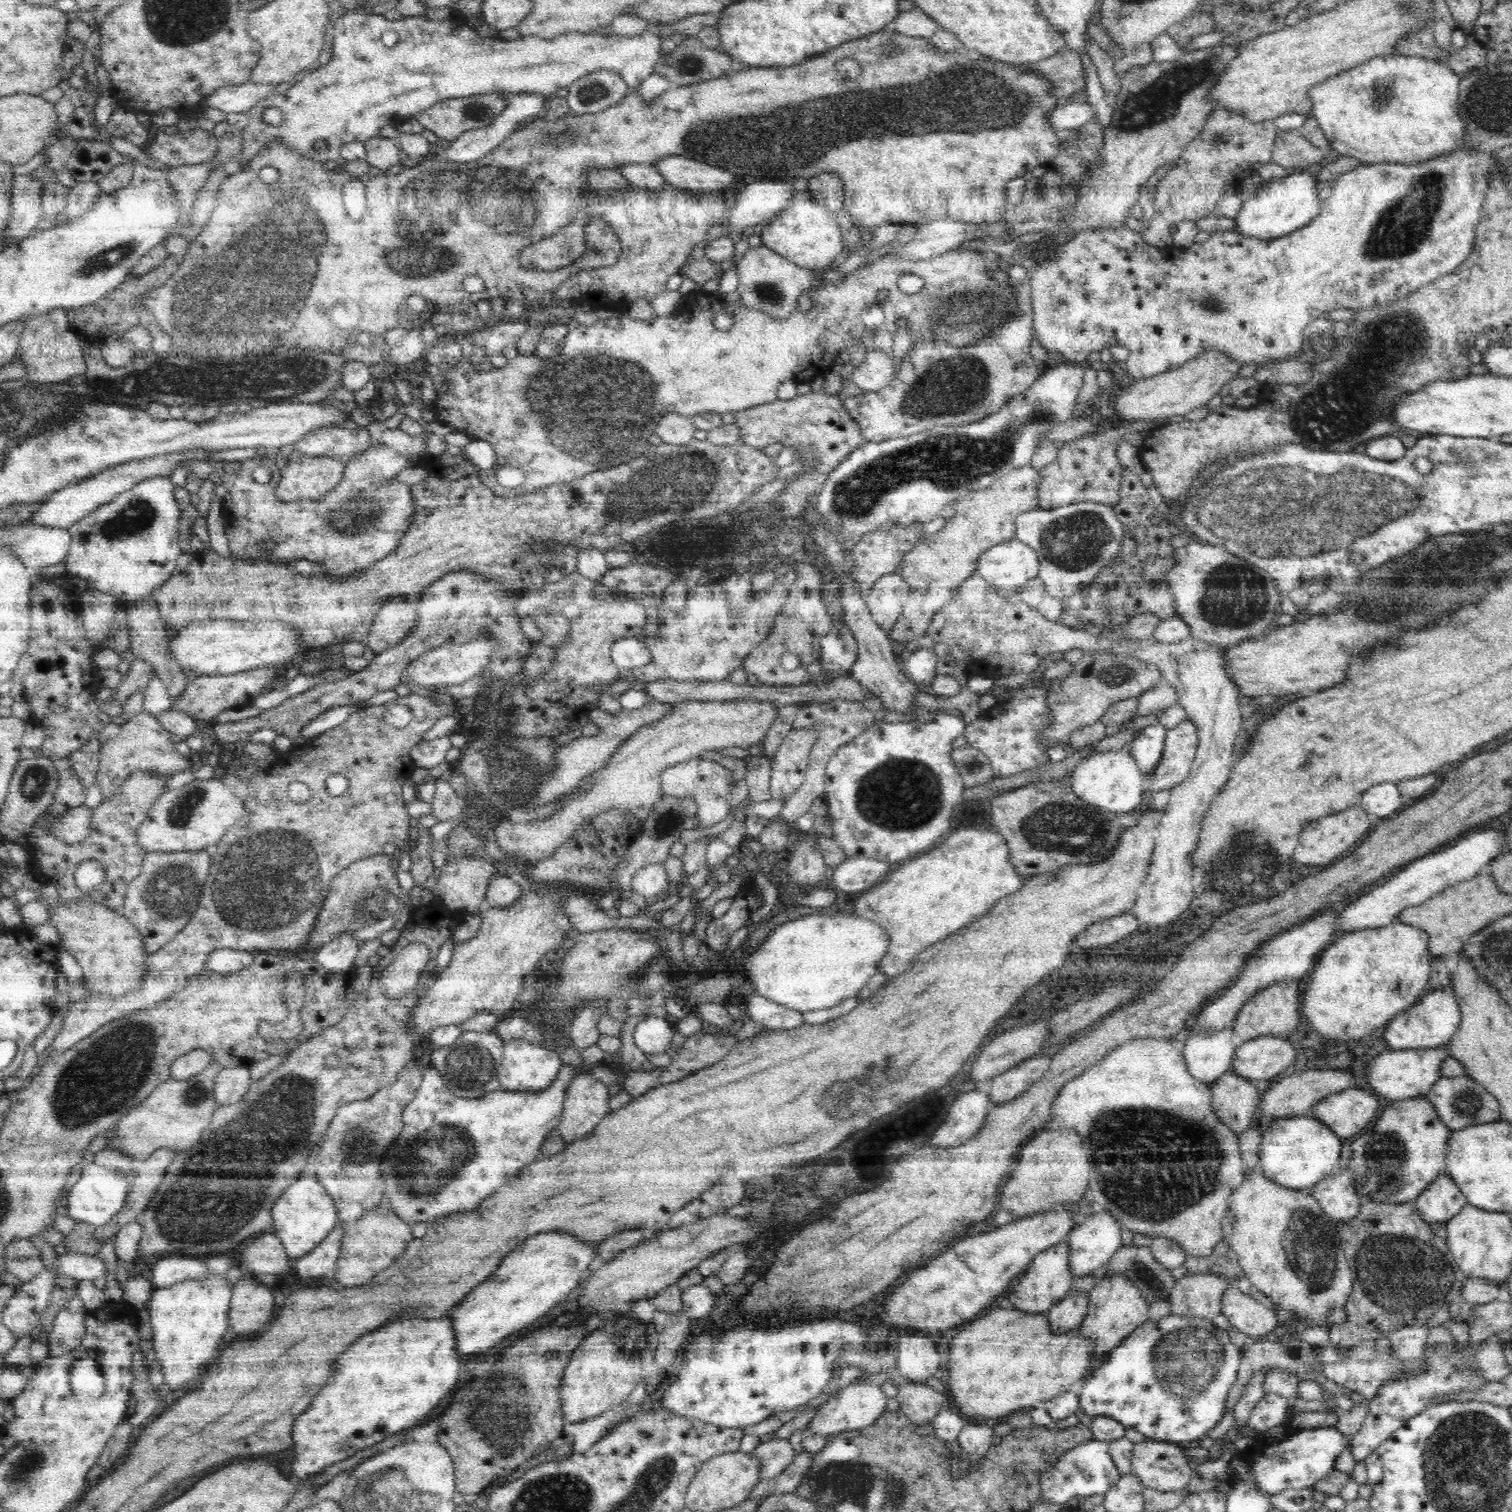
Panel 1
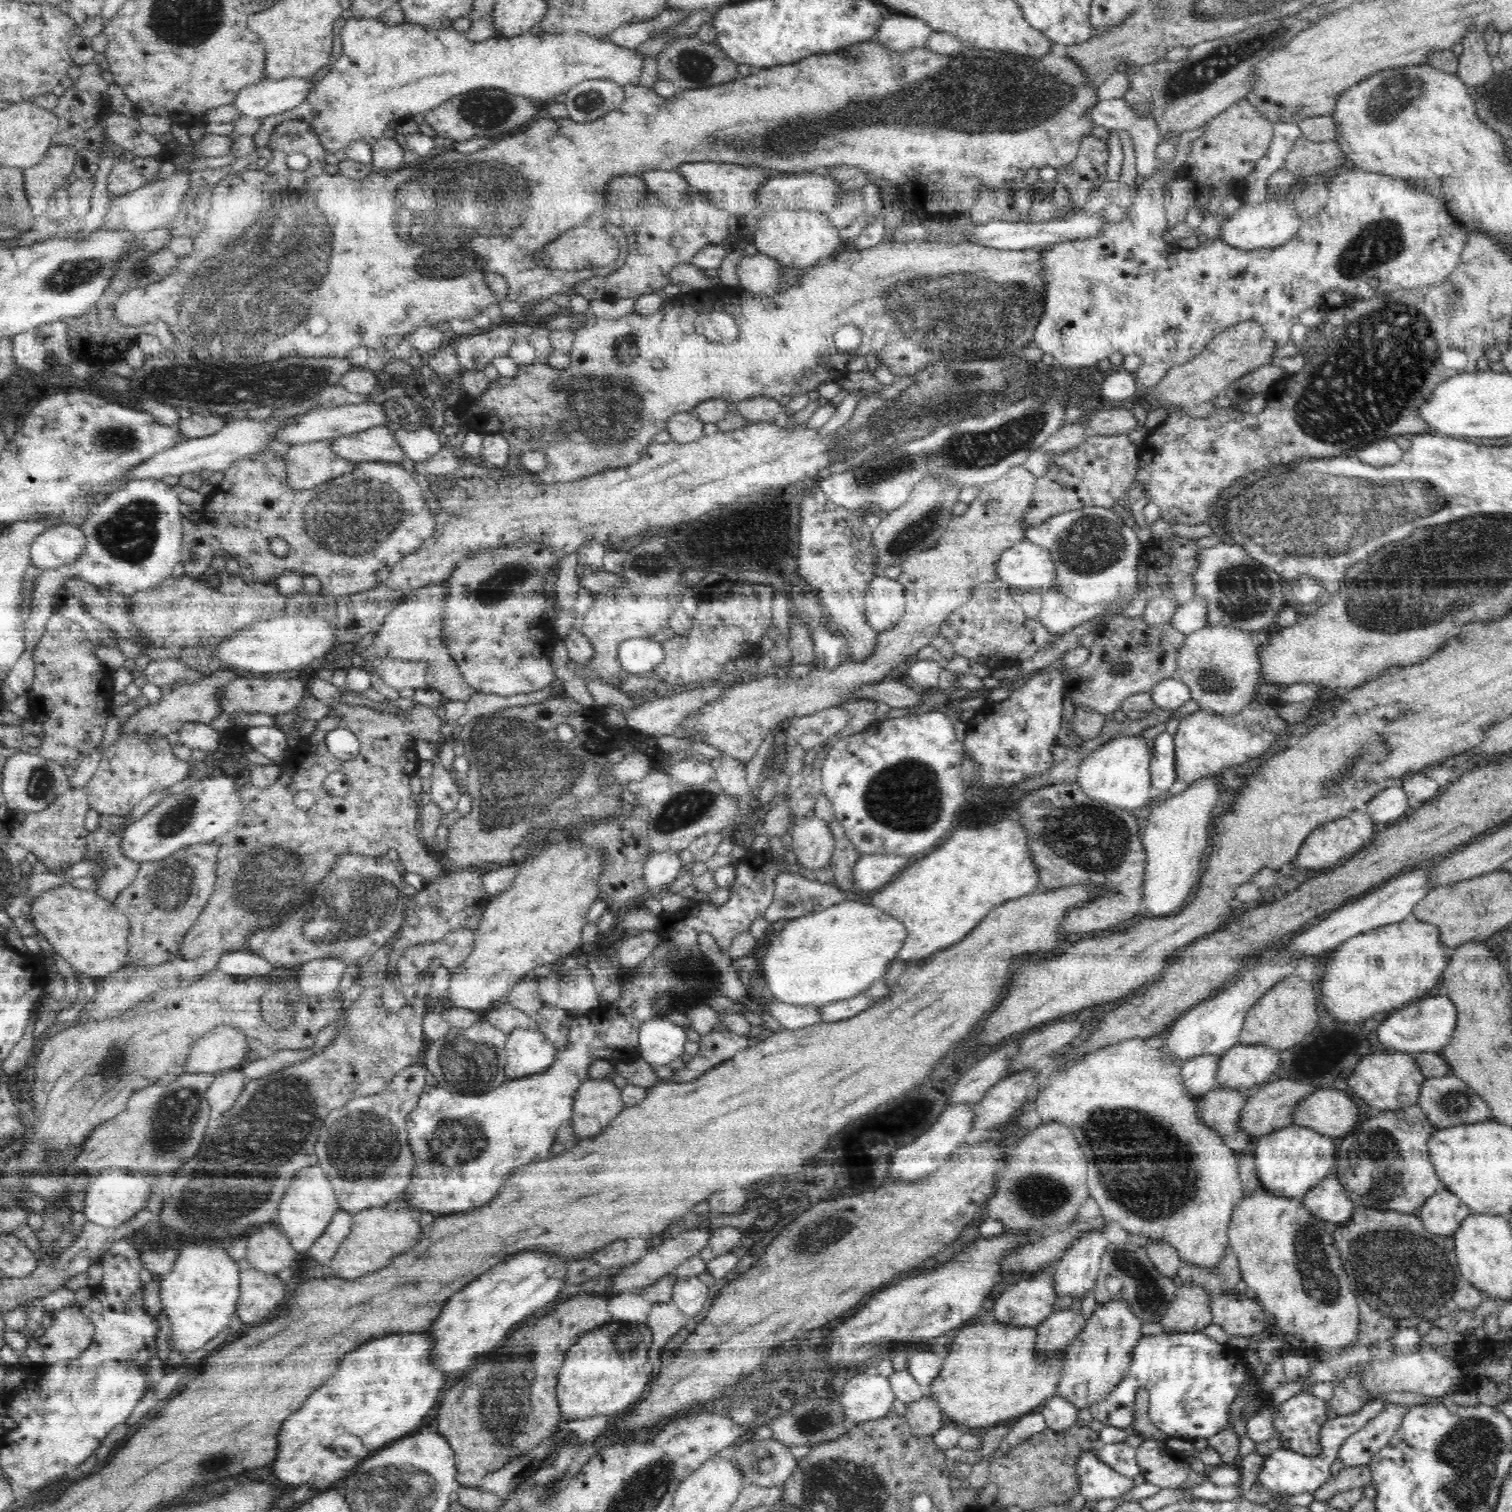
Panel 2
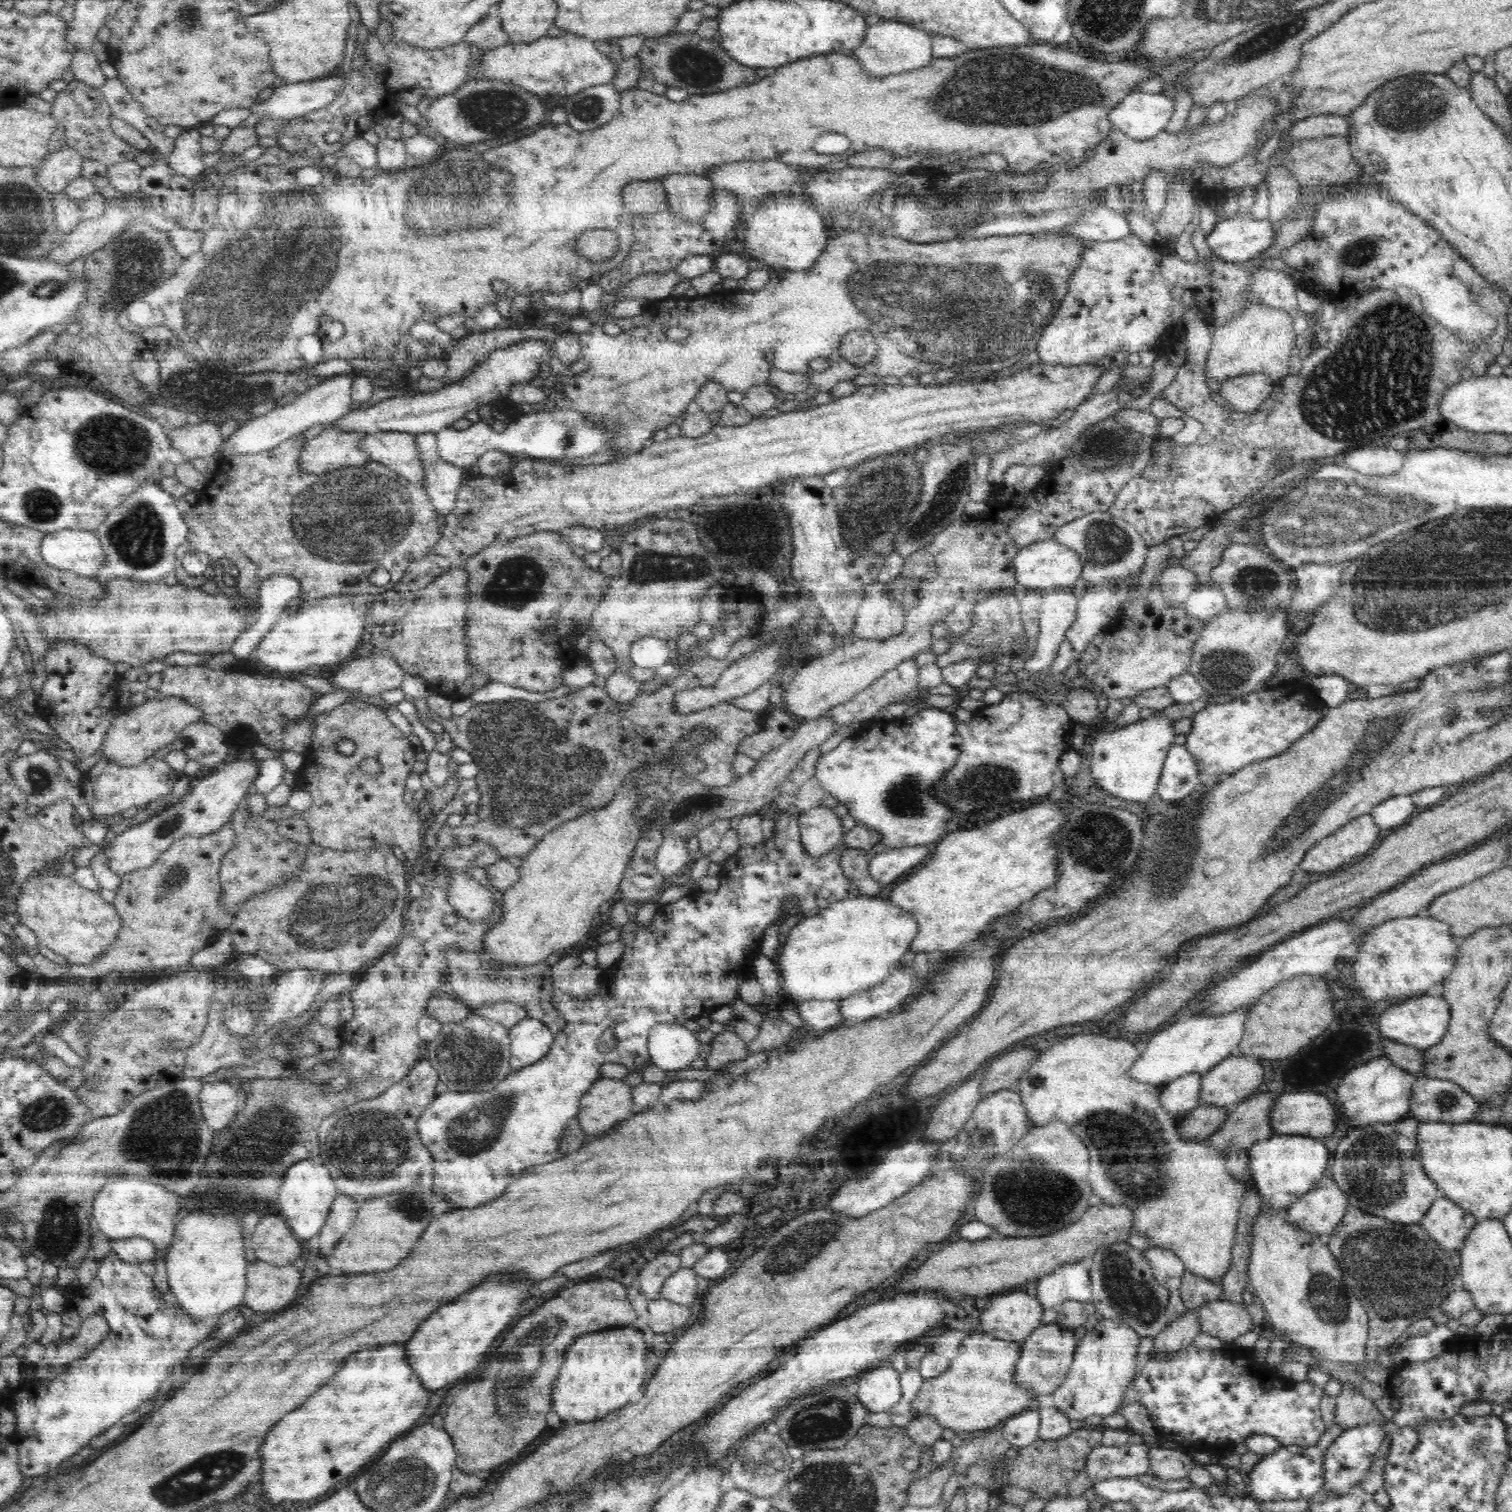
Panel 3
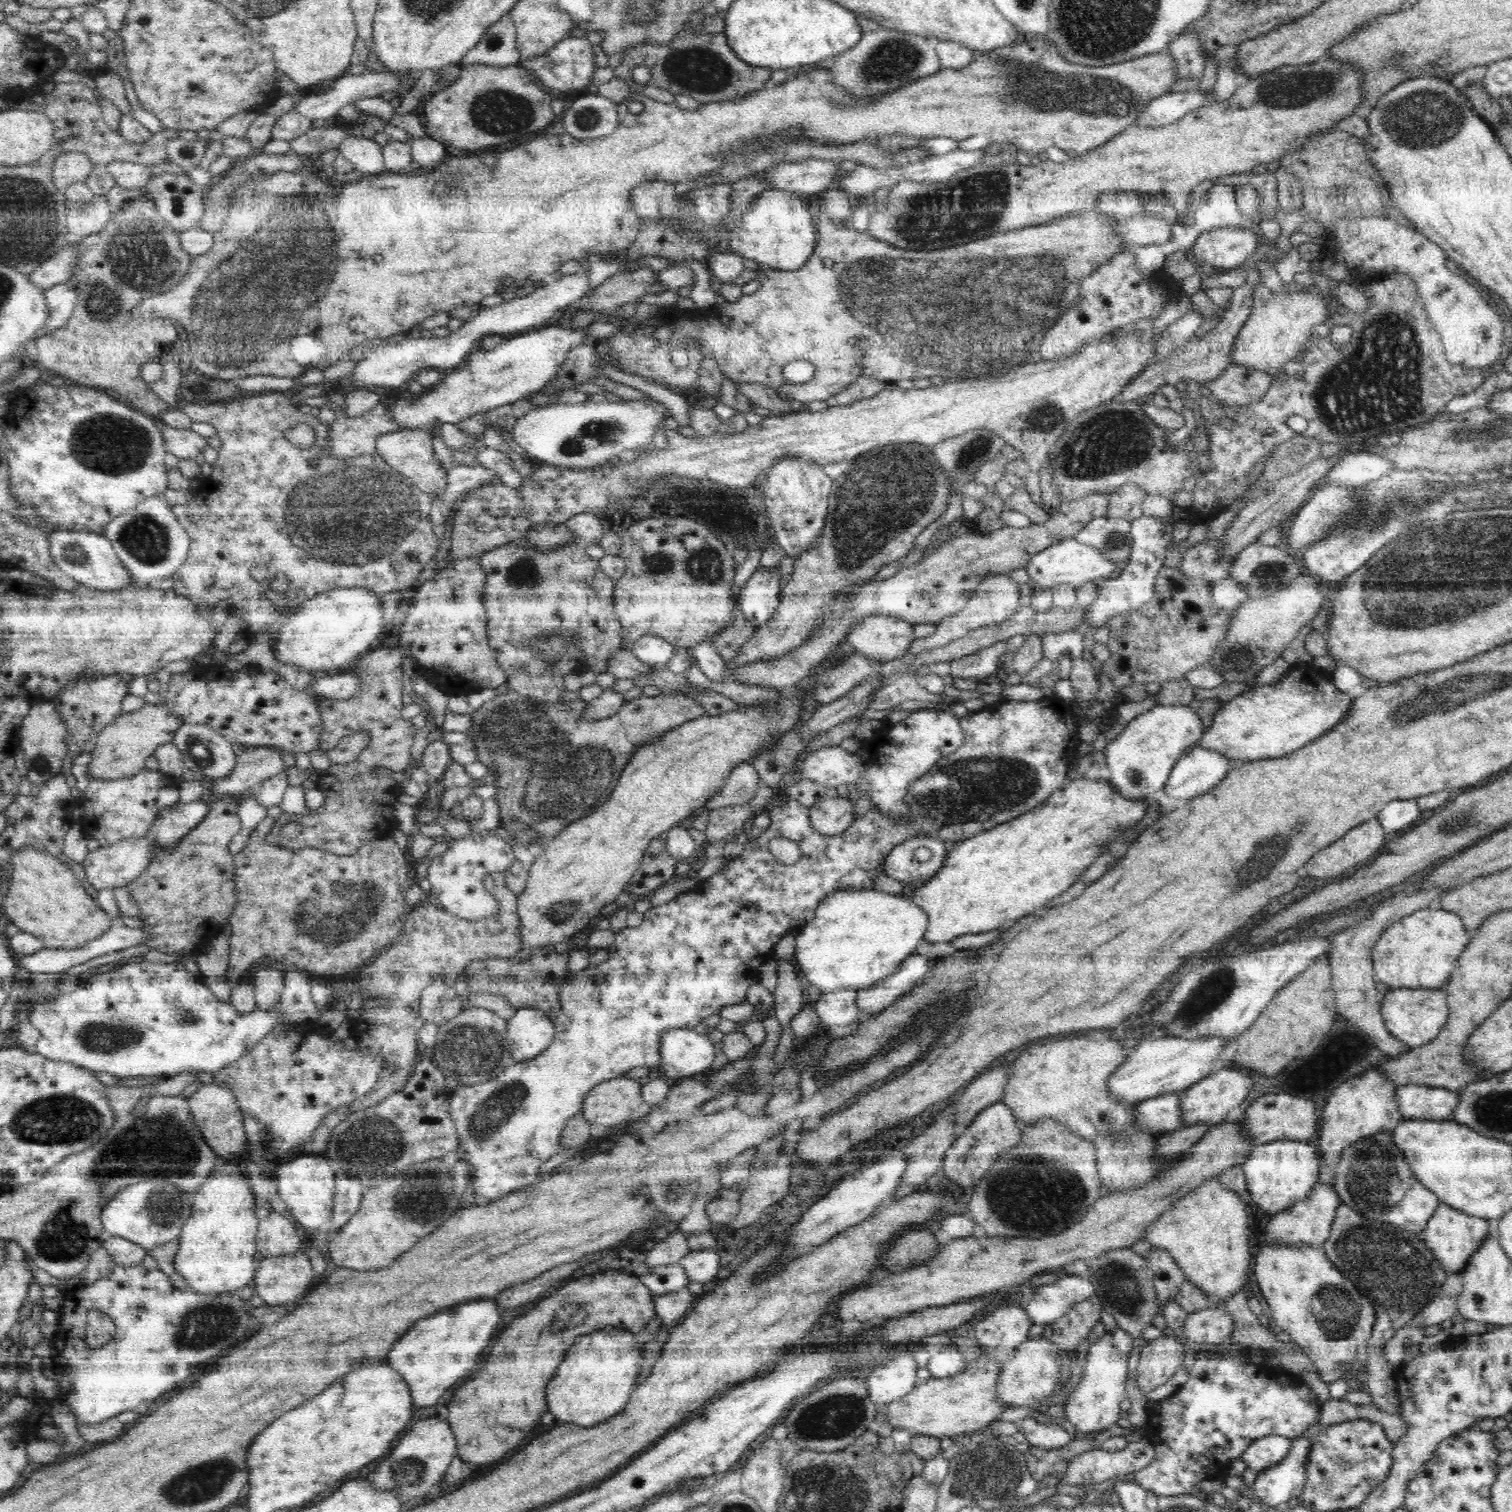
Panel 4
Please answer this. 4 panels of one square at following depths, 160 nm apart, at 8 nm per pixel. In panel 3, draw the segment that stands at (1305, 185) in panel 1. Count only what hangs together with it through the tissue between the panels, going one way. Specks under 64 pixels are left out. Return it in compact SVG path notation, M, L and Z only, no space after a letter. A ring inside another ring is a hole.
M1246 211L1236 217L1217 220L1206 242L1220 259L1243 263L1274 244L1278 227L1269 218L1254 219Z

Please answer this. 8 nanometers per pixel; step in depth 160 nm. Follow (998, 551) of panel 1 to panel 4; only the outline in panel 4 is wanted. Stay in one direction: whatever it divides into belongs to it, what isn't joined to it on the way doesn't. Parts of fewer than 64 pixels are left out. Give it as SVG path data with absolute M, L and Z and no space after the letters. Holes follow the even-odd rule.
M1065 539L1032 557L1025 564L1029 578L1040 588L1054 588L1056 584L1082 584L1096 578L1107 577L1116 570L1116 565L1096 549L1088 547L1073 539Z

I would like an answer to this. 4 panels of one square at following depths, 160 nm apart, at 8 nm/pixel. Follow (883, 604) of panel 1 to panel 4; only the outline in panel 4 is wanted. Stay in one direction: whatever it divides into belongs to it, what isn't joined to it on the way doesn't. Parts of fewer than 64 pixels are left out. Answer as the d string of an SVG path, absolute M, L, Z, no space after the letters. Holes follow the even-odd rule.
M868 616L864 618L864 622L852 626L852 631L846 640L858 653L864 657L876 659L876 662L882 664L903 657L915 639L913 625L904 620L898 620L892 616Z

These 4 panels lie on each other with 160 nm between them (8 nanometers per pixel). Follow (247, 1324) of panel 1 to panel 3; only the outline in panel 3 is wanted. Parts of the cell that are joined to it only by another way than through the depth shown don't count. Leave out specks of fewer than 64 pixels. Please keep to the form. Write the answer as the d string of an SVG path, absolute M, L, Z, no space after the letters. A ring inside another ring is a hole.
M256 1260L247 1266L244 1305L254 1312L278 1310L296 1298L301 1271L293 1264L278 1266Z

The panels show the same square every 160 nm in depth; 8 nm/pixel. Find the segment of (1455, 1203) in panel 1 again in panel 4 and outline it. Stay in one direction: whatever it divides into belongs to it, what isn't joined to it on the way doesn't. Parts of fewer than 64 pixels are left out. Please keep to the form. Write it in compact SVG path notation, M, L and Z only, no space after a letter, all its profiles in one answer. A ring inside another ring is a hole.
M1440 1202L1434 1214L1428 1219L1421 1236L1424 1238L1426 1246L1434 1252L1434 1256L1442 1264L1442 1268L1448 1272L1448 1275L1452 1275L1462 1273L1468 1259L1471 1258L1471 1254L1482 1247L1484 1240L1489 1235L1488 1226L1488 1219L1470 1216L1461 1210Z

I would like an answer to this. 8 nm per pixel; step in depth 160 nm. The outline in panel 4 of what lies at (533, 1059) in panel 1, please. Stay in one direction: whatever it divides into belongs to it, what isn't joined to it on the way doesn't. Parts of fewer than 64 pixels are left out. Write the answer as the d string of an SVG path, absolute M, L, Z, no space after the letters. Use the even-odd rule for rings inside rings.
M532 1006L517 1008L507 1021L507 1039L512 1058L517 1062L530 1060L550 1046L555 1037L555 1024L543 1010Z

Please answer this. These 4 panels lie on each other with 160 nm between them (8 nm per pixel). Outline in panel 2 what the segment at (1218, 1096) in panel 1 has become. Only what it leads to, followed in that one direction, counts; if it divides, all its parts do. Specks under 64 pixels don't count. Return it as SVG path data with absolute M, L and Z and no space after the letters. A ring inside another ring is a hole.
M1214 1087L1198 1098L1199 1116L1206 1127L1220 1134L1224 1144L1238 1153L1251 1147L1253 1139L1244 1133L1239 1122L1247 1102L1244 1090Z

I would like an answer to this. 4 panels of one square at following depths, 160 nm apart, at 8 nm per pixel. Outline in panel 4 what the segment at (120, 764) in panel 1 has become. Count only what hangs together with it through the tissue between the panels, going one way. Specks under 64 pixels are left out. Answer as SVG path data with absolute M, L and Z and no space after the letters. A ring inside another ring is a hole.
M144 769L131 777L118 780L90 778L90 782L82 793L82 806L85 811L80 822L86 828L87 836L94 837L102 847L118 843L124 839L141 839L157 822L157 812L160 809L164 810L171 807L178 799L179 790L171 777L165 776L160 771Z

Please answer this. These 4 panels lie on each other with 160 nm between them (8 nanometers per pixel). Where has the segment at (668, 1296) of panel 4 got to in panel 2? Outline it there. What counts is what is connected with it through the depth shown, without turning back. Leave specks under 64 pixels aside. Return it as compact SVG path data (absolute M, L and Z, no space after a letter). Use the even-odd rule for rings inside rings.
M670 1301L654 1304L646 1324L652 1328L654 1344L664 1346L686 1326L688 1320L690 1317L684 1314L674 1301Z

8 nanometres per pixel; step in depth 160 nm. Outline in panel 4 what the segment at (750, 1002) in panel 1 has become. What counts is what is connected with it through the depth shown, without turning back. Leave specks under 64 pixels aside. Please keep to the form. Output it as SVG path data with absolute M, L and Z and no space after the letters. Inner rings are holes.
M839 989L832 993L822 993L813 1009L820 1017L824 1029L829 1025L844 1026L856 1020L856 989Z

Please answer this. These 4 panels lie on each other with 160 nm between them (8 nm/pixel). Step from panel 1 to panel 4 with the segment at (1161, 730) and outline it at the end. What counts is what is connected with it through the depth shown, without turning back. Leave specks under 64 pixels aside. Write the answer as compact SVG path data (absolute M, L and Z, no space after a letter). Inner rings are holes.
M1197 745L1174 763L1164 790L1176 799L1200 796L1214 788L1230 769L1238 765L1224 754Z

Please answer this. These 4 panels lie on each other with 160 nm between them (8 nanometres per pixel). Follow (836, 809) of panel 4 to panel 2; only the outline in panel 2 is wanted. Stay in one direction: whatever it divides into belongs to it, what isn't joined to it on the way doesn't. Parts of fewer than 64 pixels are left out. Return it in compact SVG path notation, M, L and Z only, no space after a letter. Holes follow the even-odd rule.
M794 818L791 830L791 857L804 868L820 869L832 856L835 839L828 822L816 818Z

